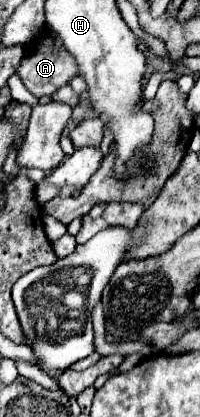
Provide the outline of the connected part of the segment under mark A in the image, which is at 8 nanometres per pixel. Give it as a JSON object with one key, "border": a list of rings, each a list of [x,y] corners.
{"border":[[[44,28],[38,40],[26,48],[18,74],[24,86],[40,98],[52,96],[60,86],[68,84],[72,76],[78,76],[78,68],[54,30]]]}

